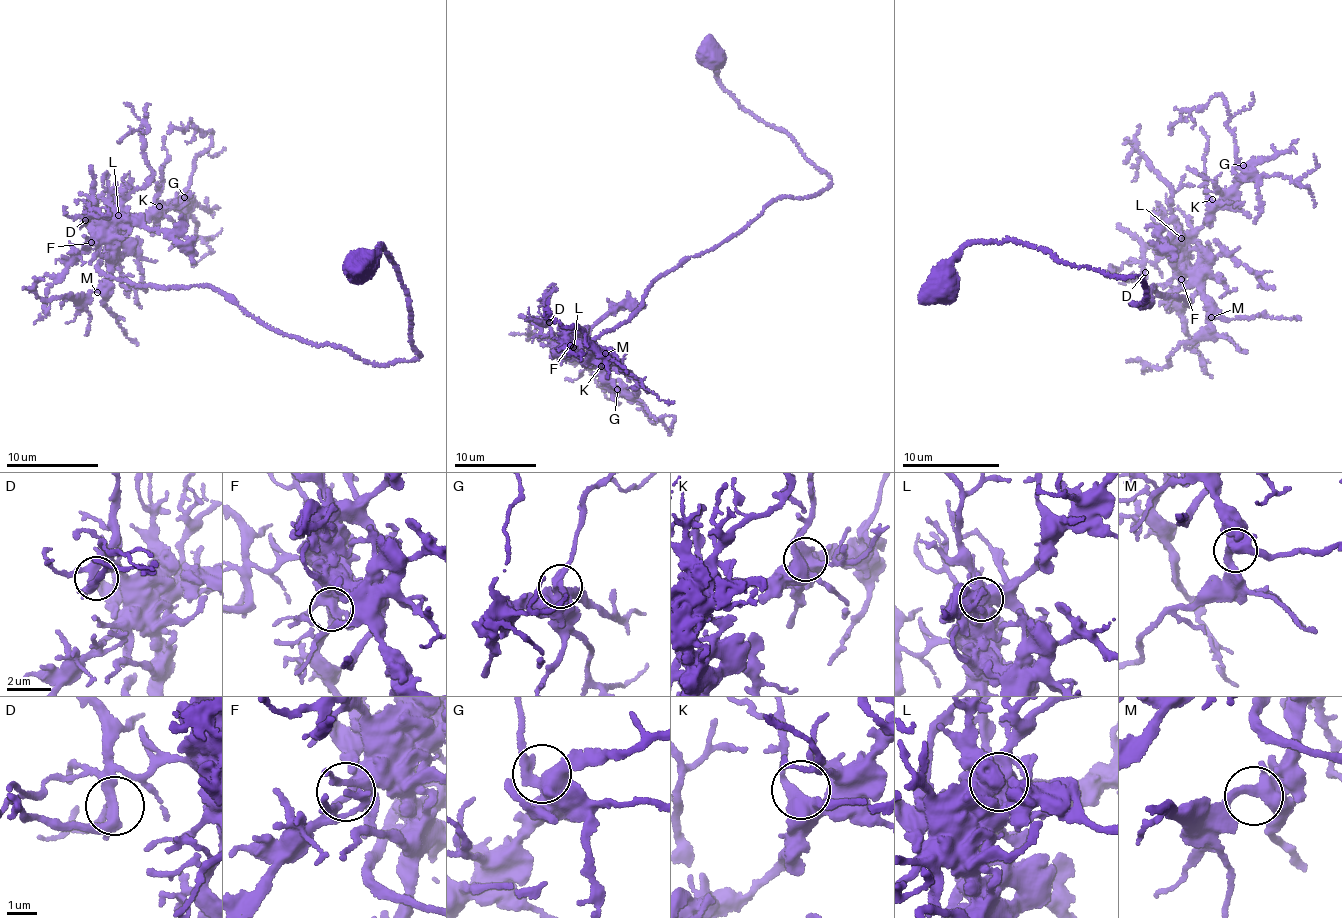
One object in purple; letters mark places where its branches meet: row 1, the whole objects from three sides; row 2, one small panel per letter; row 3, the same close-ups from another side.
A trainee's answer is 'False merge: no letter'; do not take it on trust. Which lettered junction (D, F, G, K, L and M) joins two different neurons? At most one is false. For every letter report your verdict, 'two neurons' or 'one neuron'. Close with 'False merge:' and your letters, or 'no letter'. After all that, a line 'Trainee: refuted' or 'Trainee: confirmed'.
D: one neuron
F: one neuron
G: one neuron
K: one neuron
L: one neuron
M: one neuron
False merge: no letter
Trainee: confirmed

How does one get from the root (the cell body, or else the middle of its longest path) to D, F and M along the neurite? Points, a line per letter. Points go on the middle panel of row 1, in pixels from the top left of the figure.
D: (713, 56), (735, 99), (832, 182), (778, 199), (663, 276), (588, 355), (548, 323)
F: (713, 56), (735, 99), (832, 182), (778, 199), (663, 276), (588, 355), (570, 345)
M: (713, 56), (735, 99), (832, 182), (778, 199), (663, 276), (641, 309), (587, 345), (605, 353)

